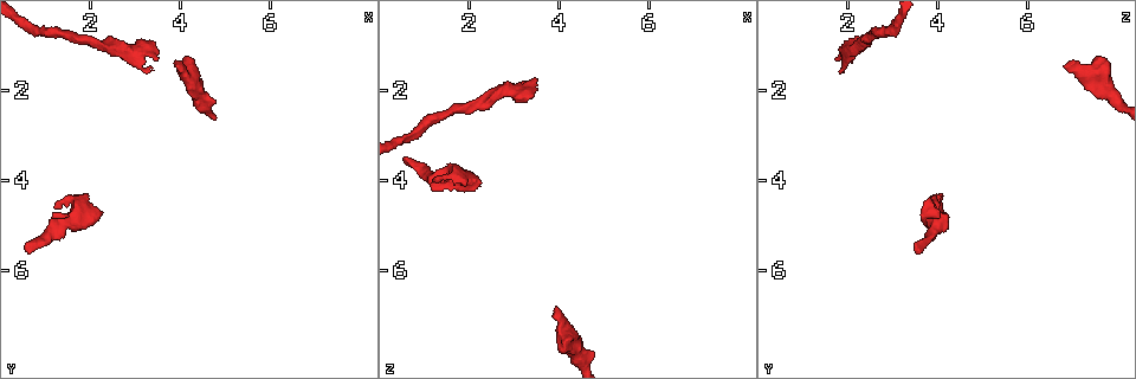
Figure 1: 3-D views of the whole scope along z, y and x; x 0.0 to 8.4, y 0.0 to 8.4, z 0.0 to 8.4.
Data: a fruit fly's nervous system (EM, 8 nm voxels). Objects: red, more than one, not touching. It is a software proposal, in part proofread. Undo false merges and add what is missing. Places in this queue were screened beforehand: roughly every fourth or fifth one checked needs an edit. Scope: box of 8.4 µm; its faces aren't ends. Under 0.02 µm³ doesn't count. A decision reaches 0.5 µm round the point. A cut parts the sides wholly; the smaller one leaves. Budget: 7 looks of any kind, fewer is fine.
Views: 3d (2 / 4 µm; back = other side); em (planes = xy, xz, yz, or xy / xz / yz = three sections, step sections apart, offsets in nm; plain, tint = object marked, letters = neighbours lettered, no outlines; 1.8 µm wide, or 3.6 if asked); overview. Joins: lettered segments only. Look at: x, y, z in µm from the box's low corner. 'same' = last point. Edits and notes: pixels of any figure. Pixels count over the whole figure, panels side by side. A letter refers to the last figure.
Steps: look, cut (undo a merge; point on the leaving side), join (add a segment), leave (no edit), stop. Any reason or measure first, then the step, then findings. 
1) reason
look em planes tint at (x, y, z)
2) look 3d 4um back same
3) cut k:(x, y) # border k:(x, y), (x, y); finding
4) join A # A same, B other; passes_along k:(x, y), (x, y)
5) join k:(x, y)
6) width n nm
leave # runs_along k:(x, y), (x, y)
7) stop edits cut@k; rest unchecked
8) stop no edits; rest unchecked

look 3d 2um at (3.80, 1.35, 7.05)

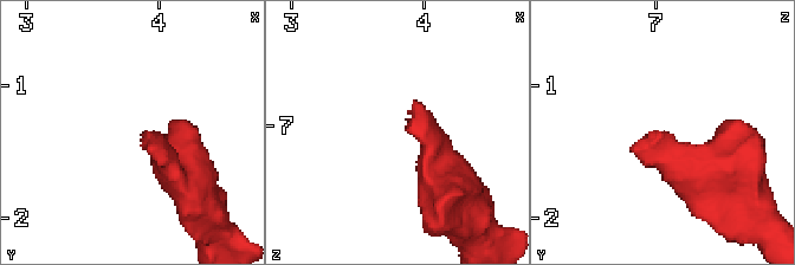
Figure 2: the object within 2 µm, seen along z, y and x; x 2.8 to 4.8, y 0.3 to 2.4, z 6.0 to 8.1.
shape alone is not enough
look em xy step 8 tint at (3.88, 1.38, 7.02)

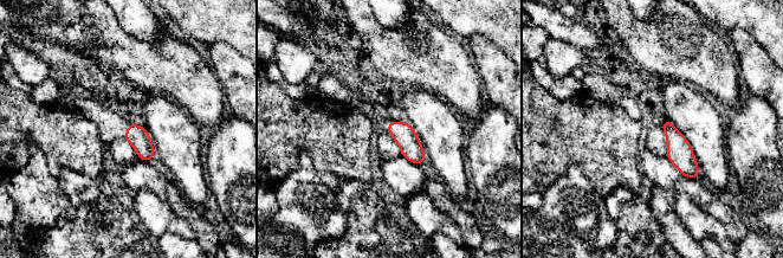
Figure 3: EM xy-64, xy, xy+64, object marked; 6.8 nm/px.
see the neighbours
look em xy step 8 letters same

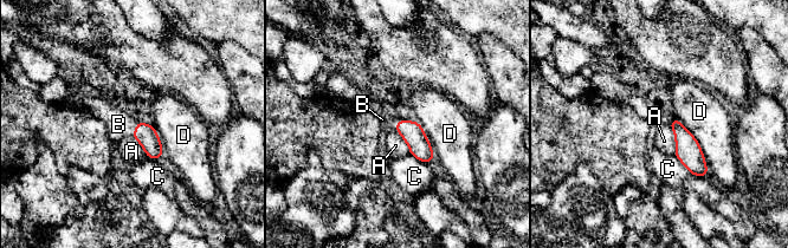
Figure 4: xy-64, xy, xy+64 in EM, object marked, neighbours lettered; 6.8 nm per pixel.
longest_contact D 440 nm
join B # A other, B same, C other, D other; passes_along 4:(146, 135), (136, 128), (118, 124); it goes on there

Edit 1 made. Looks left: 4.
redraw
look overview

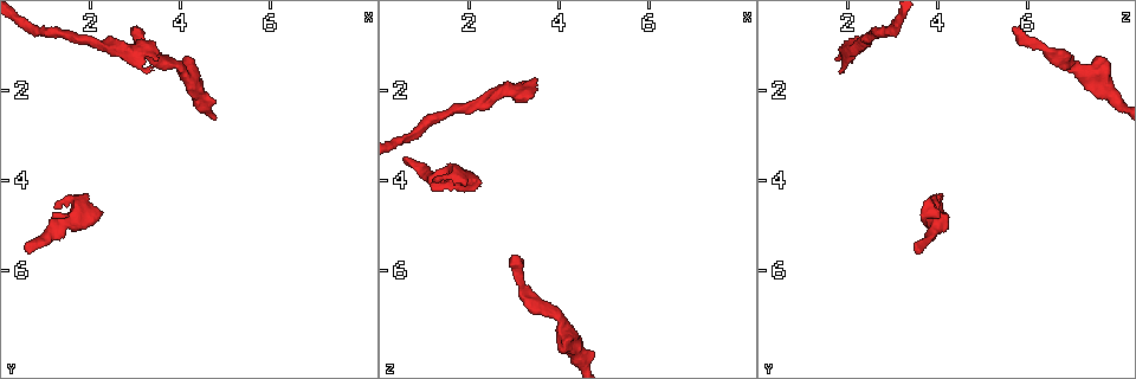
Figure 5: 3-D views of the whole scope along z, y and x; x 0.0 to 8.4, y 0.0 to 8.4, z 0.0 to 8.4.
branch stops here
look em planes letters at (3.45, 1.35, 1.80)

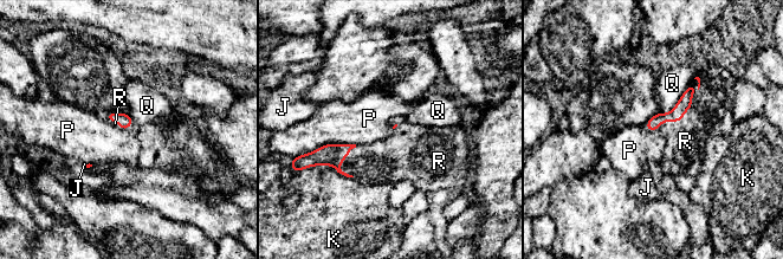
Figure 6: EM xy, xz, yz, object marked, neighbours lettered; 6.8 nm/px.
join R # J other, K other, P other, Q other, R same; passes_along 6:(675, 115), (686, 109), (685, 141); the cell continues

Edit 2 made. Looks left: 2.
stop edits join@4, join@6; rest unchecked

